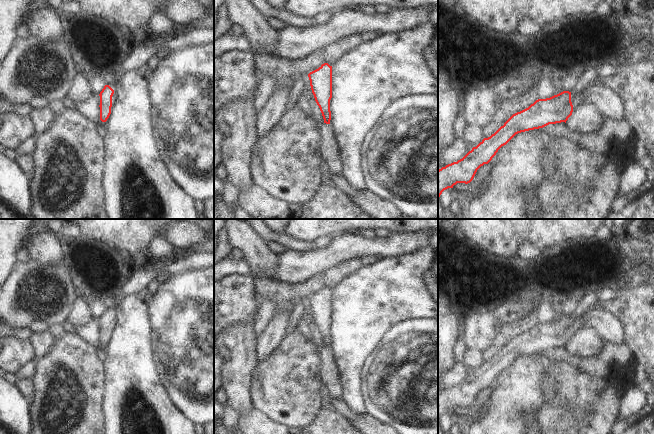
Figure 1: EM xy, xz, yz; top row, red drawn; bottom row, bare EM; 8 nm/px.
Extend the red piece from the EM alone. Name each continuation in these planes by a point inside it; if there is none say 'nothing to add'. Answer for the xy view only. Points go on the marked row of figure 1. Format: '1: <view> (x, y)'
1: xy (114, 97)

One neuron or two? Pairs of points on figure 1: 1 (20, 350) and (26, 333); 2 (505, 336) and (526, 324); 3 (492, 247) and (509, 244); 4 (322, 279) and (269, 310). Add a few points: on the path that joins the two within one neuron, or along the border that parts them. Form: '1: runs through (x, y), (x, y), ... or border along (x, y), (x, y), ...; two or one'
1: border along (10, 336), (27, 340); two
2: runs through (510, 331), (521, 326); one
3: runs through (496, 244), (505, 244); one
4: border along (260, 300), (272, 302), (275, 305), (276, 312); two

